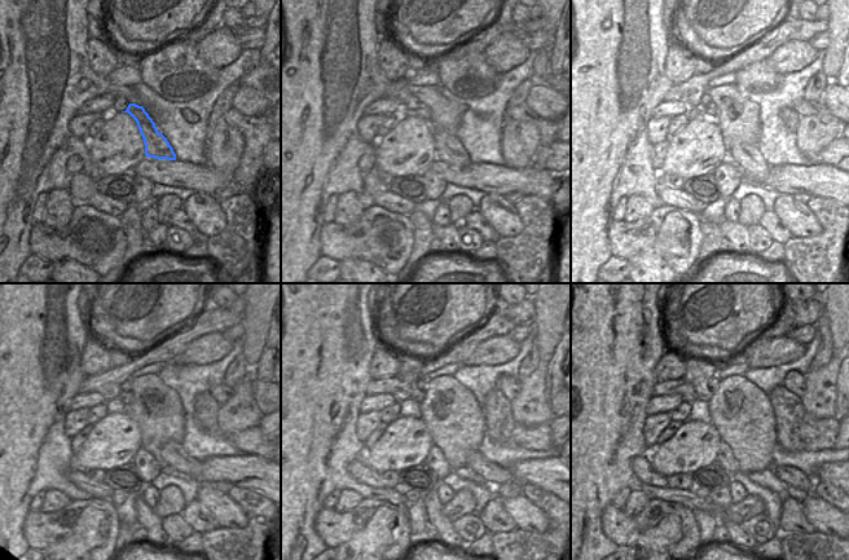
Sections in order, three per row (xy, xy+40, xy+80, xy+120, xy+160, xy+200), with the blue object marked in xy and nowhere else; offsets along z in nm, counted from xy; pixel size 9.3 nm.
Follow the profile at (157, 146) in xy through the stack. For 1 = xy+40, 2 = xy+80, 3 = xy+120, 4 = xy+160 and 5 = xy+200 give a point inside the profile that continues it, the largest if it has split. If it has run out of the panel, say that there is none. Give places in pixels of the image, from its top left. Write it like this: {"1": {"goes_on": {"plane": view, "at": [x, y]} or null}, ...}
{"1": {"goes_on": {"plane": "xy+40", "at": [448, 148]}}, "2": {"goes_on": {"plane": "xy+80", "at": [748, 157]}}, "3": {"goes_on": {"plane": "xy+120", "at": [176, 461]}}, "4": {"goes_on": {"plane": "xy+160", "at": [497, 475]}}, "5": {"goes_on": {"plane": "xy+200", "at": [790, 475]}}}

